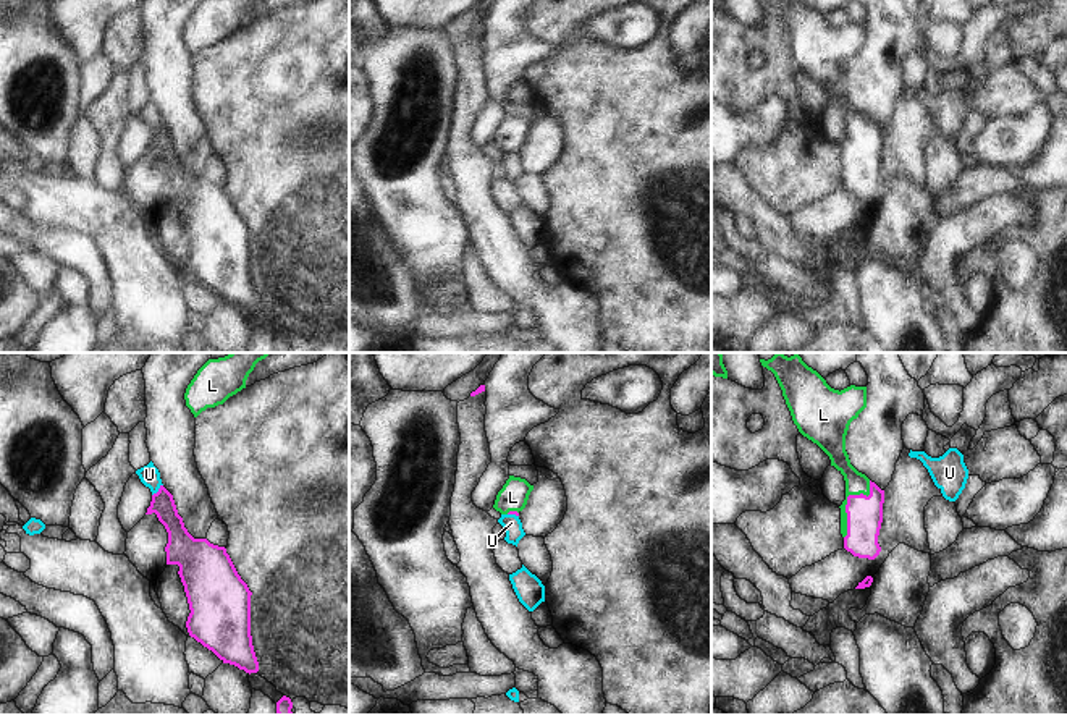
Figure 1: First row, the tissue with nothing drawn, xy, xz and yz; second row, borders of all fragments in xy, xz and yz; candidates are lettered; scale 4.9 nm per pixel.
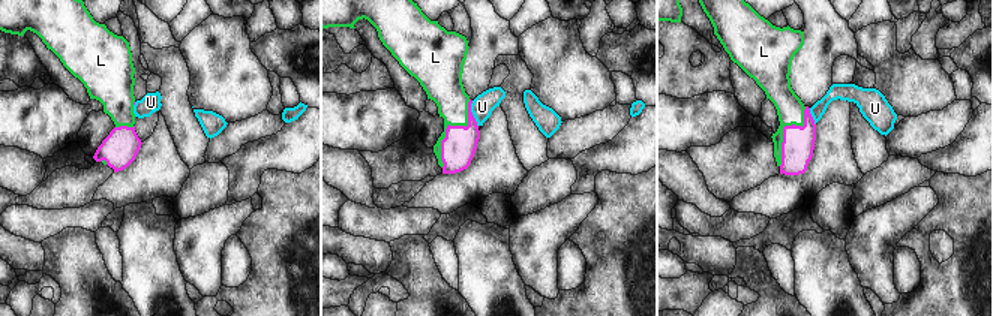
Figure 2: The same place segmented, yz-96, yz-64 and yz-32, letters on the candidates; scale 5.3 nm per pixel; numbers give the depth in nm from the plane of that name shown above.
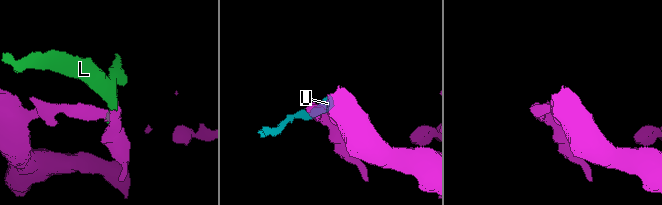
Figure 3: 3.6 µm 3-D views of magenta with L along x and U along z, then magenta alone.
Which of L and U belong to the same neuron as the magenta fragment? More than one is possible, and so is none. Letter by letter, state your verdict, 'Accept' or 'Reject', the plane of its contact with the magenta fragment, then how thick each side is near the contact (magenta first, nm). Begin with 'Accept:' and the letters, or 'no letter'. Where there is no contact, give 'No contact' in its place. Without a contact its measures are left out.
Accept: L
L: Accept. Touches magenta in yz. Thickness 180 nm (magenta) against 110 nm
U: Reject. Touches magenta in xy. Thickness 120 nm (magenta) against 100 nm.

